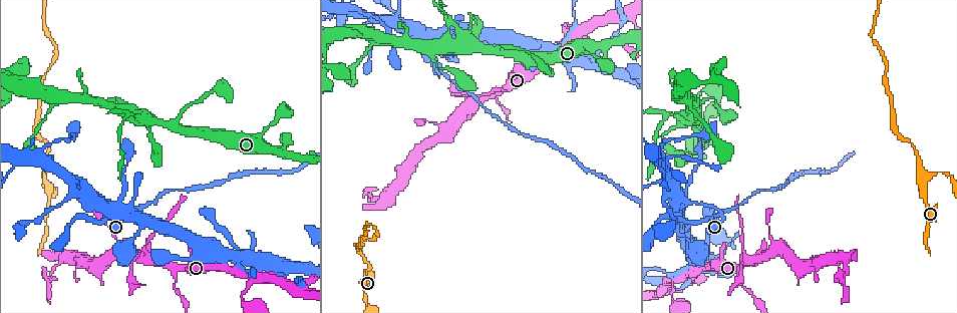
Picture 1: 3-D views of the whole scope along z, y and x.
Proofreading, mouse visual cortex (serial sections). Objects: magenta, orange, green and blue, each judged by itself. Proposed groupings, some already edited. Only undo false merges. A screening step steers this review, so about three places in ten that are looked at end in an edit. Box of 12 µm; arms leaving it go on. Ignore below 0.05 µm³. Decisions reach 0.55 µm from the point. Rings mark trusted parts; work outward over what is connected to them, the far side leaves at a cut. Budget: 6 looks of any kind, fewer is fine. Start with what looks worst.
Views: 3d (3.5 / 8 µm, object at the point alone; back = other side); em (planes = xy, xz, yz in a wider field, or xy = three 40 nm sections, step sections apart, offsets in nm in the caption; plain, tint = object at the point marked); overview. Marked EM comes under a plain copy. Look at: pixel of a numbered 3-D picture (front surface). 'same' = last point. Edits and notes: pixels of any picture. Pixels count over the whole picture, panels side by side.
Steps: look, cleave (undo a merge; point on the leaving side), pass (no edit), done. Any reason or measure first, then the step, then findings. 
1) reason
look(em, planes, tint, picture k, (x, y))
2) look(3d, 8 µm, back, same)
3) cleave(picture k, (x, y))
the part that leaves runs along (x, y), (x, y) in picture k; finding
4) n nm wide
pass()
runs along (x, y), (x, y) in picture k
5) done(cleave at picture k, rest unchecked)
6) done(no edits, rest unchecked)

thin neck
look(3d, 3.5 µm, picture 1, (43, 178))

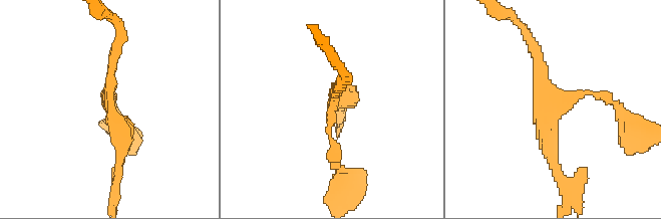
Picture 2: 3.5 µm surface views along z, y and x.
3 arms; arms of 100, 200, 200 nm
look(em, planes, tint, picture 2, (110, 108))

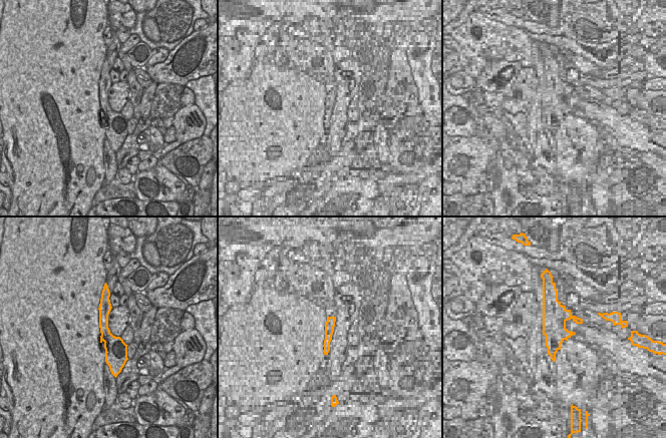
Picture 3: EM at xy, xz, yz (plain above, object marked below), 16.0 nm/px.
pass()
runs along (103, 297), (108, 361) in picture 3; one cell here

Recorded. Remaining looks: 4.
four or more arms meet
look(3d, 3.5 µm, picture 1, (426, 38))

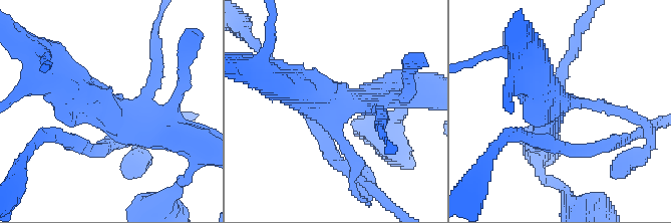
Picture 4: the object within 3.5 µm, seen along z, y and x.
4 arms; arms of 200, 200, 300, 600 nm
look(em, xy, step 2, tint, picture 4, (334, 109))

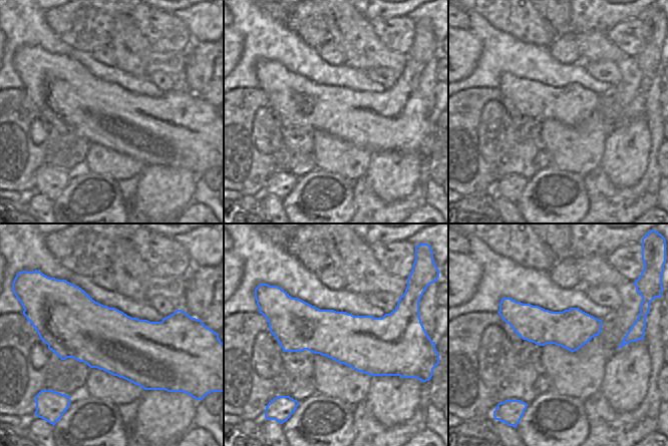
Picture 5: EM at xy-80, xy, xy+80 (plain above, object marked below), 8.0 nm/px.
pass()
runs along (354, 166), (333, 109), (388, 93) in picture 4; continuous, no second cell

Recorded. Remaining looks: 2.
calibre changes
look(3d, 8 µm, picture 1, (175, 282))

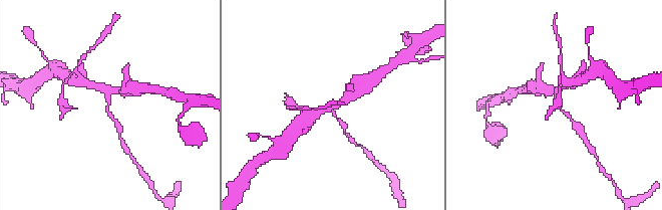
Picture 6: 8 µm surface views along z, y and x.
arms of 150, 250 nm
look(em, xy, step 2, tint, picture 6, (108, 106))

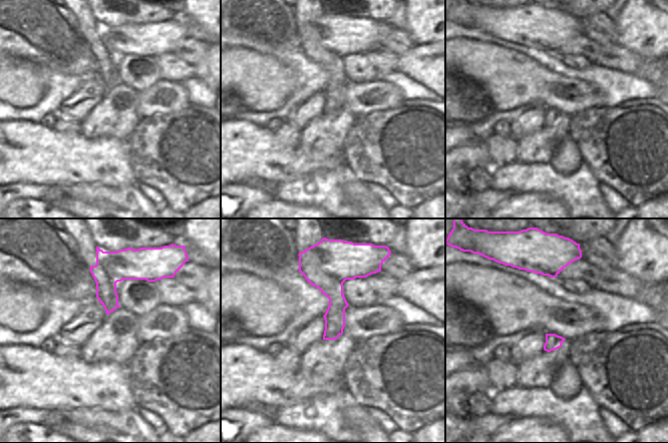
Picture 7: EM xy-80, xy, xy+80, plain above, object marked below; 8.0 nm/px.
160 nm wide
cleave(picture 6, (575, 125))
the part that leaves runs along (562, 110), (568, 114), (587, 140) in picture 6; two cells meet here

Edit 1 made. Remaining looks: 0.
done(cleave at picture 6, rest unchecked)

